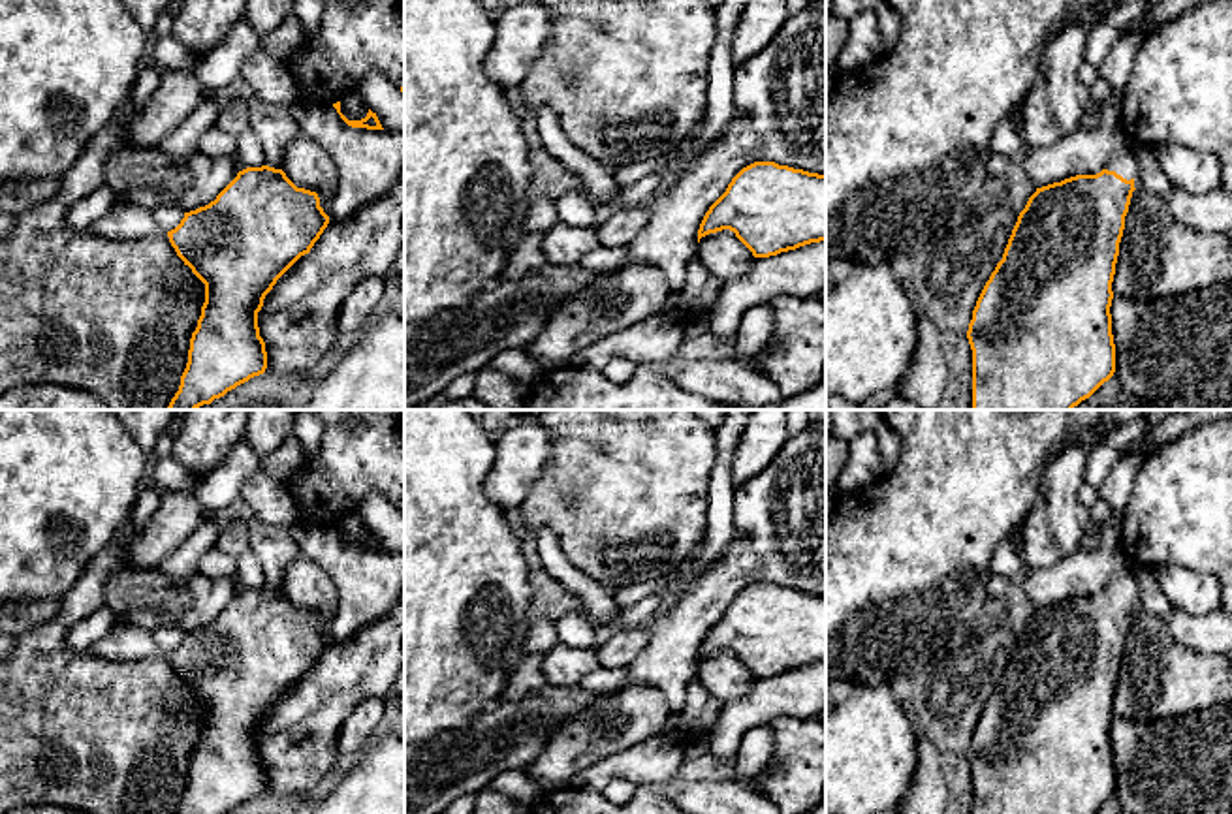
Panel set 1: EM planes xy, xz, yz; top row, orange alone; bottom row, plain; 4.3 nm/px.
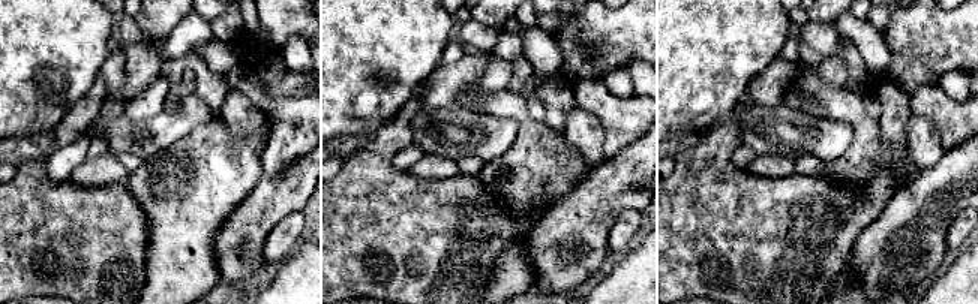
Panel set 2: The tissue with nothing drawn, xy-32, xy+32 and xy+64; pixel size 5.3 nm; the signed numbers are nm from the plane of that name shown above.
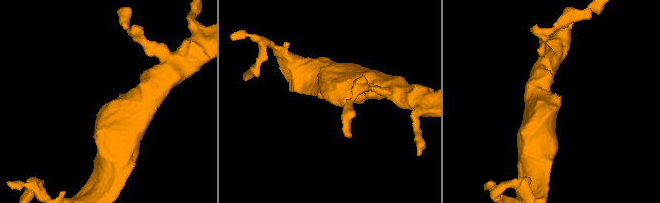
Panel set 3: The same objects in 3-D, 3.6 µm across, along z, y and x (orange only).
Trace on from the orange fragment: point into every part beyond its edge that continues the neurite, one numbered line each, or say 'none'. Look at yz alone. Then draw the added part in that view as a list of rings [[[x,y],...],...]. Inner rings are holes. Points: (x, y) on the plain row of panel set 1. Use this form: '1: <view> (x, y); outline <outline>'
1: yz (1125, 583); outline [[[1129,560],[1119,568],[1104,590],[1115,592],[1127,602],[1134,602],[1134,609],[1140,609],[1140,571],[1145,570]]]

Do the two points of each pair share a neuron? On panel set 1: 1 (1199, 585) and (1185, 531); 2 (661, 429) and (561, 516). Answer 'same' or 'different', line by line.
1: different
2: same

